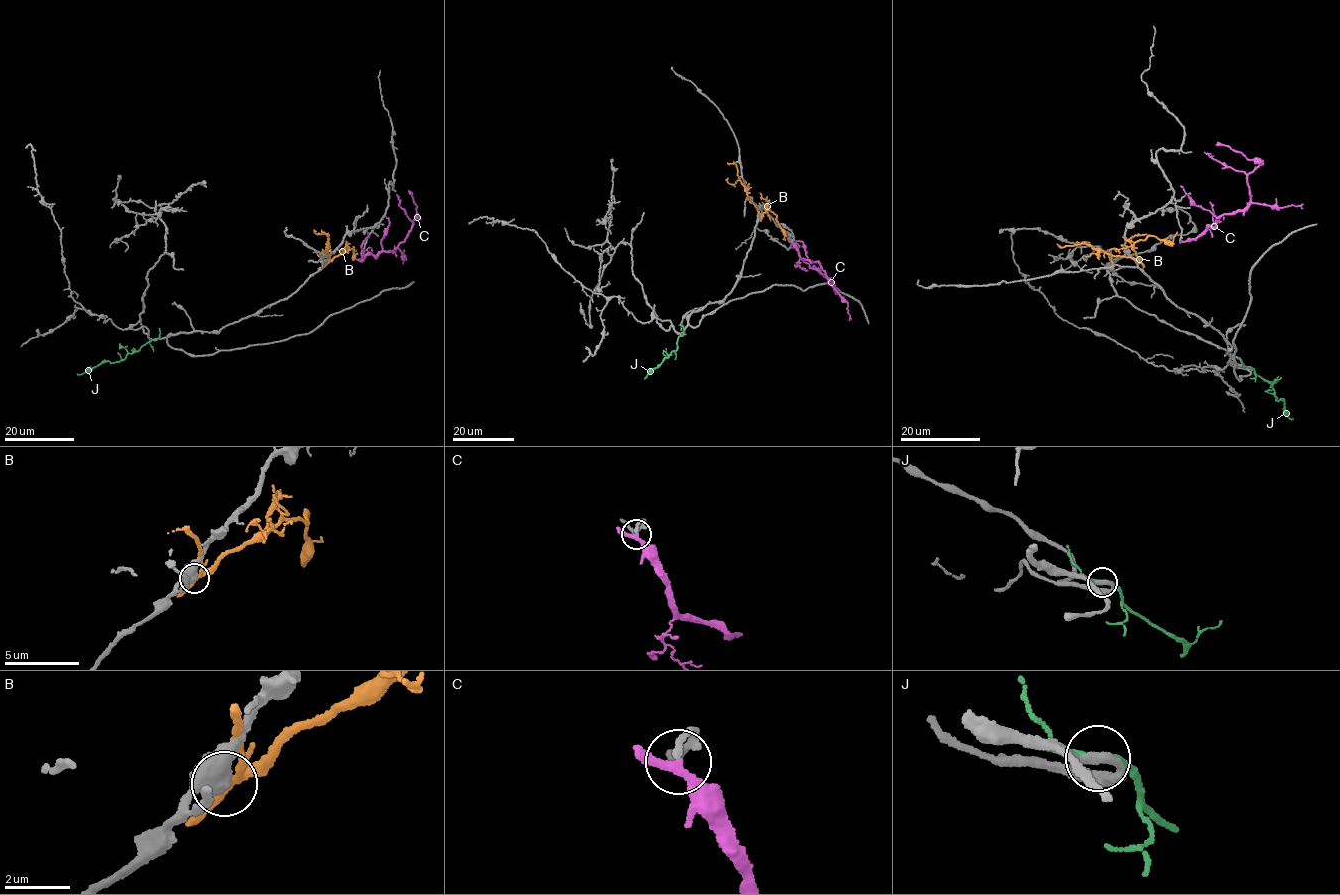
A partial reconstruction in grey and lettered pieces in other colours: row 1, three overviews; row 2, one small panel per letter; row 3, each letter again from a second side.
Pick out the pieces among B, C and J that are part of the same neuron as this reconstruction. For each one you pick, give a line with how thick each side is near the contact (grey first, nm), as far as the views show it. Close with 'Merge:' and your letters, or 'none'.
Merge: none

